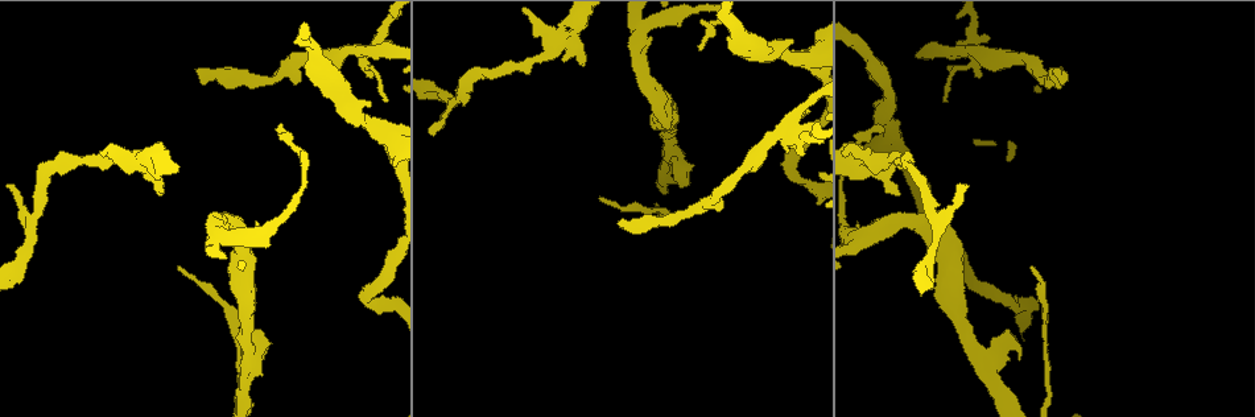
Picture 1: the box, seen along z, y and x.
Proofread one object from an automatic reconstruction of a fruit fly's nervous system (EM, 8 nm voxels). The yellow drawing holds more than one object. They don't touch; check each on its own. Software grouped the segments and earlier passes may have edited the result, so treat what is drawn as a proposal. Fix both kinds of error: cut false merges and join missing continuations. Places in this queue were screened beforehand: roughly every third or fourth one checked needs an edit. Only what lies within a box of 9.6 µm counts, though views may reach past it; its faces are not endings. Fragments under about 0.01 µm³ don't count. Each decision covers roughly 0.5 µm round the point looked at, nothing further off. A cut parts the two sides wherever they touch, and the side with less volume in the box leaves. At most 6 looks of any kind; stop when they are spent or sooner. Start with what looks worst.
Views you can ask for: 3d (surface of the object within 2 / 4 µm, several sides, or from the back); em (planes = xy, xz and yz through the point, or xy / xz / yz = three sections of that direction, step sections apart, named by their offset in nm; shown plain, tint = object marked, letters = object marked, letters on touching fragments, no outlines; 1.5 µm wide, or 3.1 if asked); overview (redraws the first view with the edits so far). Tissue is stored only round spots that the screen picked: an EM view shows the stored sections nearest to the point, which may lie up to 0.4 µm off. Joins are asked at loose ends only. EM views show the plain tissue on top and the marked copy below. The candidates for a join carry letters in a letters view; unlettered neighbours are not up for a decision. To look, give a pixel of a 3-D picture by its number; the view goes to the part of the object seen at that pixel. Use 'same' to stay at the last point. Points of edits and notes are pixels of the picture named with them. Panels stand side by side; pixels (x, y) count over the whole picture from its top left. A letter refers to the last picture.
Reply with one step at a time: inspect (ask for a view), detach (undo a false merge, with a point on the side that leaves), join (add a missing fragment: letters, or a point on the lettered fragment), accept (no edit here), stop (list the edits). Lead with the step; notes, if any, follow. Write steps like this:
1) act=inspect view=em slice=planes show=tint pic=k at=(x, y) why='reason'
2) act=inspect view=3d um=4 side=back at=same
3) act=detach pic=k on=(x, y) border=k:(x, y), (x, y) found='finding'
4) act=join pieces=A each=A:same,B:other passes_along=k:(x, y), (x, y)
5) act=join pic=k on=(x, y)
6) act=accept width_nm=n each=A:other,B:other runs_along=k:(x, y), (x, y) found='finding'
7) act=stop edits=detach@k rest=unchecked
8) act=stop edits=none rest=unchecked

act=inspect view=em slice=planes show=letters pic=1 at=(1062, 83) why='branch stops here'

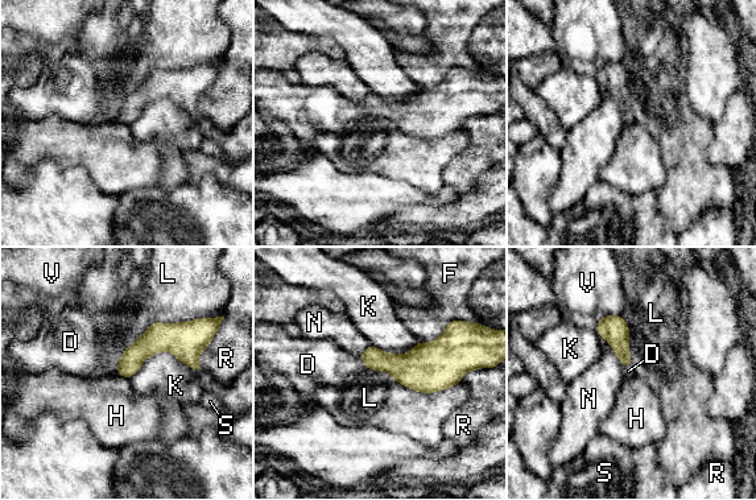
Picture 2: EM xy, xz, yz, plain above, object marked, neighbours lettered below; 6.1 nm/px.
act=join pieces=D each=D:same,F:other,H:other,K:other,L:other,N:other,R:other,S:other,V:other passes_along=2:(403, 367), (363, 360), (322, 363) found='the neuron continues'

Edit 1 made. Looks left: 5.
act=inspect view=3d um=4 pic=1 at=(782, 132)

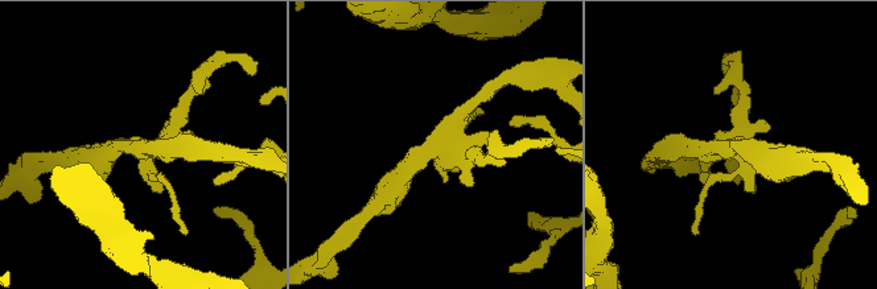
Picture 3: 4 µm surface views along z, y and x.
act=inspect view=em slice=planes show=letters pic=3 at=(143, 151) why='need the tissue'

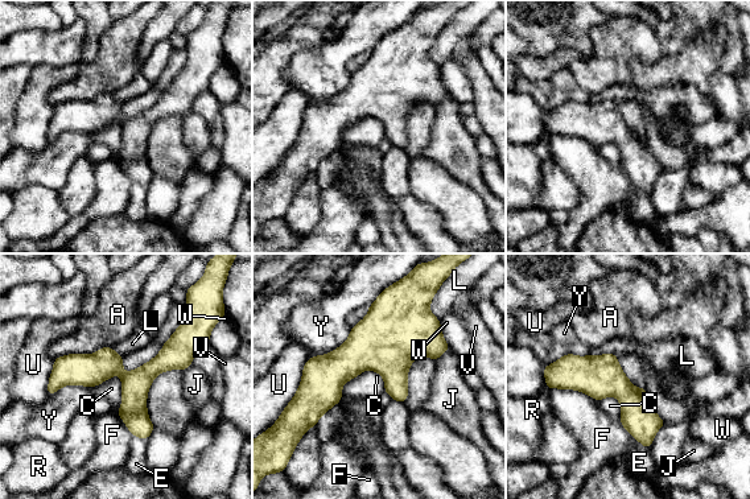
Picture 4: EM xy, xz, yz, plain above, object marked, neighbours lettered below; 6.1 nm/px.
act=accept each=A:other,C:other,E:other,F:other,J:other,L:other,R:other,U:other,V:other,W:other,Y:other runs_along=4:(189, 351), (144, 375), (56, 372) found='one neuron here'

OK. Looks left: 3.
act=inspect view=3d um=2 pic=1 at=(802, 180) why='thin neck'

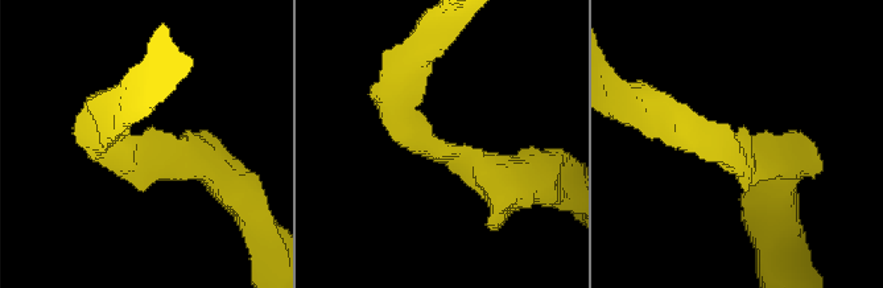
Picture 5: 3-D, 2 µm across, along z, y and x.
act=inspect view=em slice=yz step=8 show=tint pic=5 at=(747, 160) arm_widths_nm=240,280 why='now the EM'

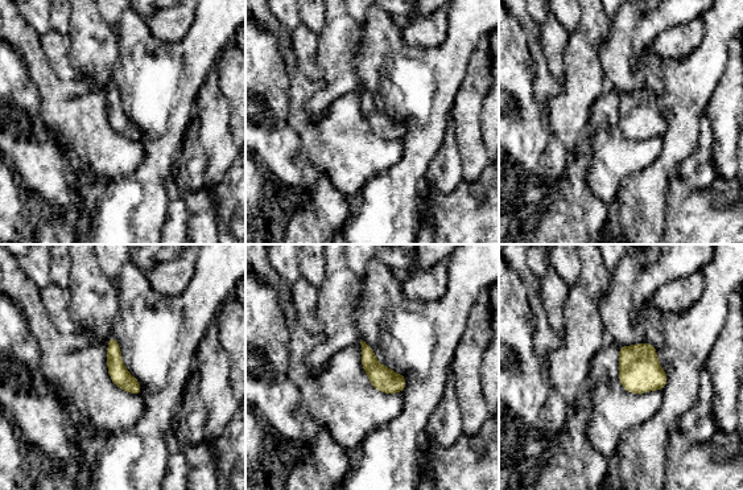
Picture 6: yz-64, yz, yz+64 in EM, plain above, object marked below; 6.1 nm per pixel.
act=inspect view=em slice=planes show=letters at=same

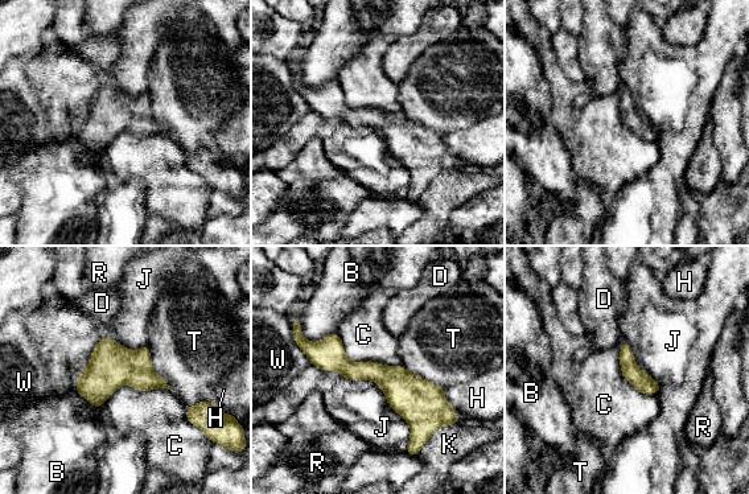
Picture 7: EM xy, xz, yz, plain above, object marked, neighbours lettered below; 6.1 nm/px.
act=accept each=B:other,C:other,D:other,H:other,J:other,K:other,R:other,T:other,W:other border=7:(337, 333), (349, 359), (400, 366) found='one neuron here'

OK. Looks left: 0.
act=stop edits=join@2 rest=unchecked

